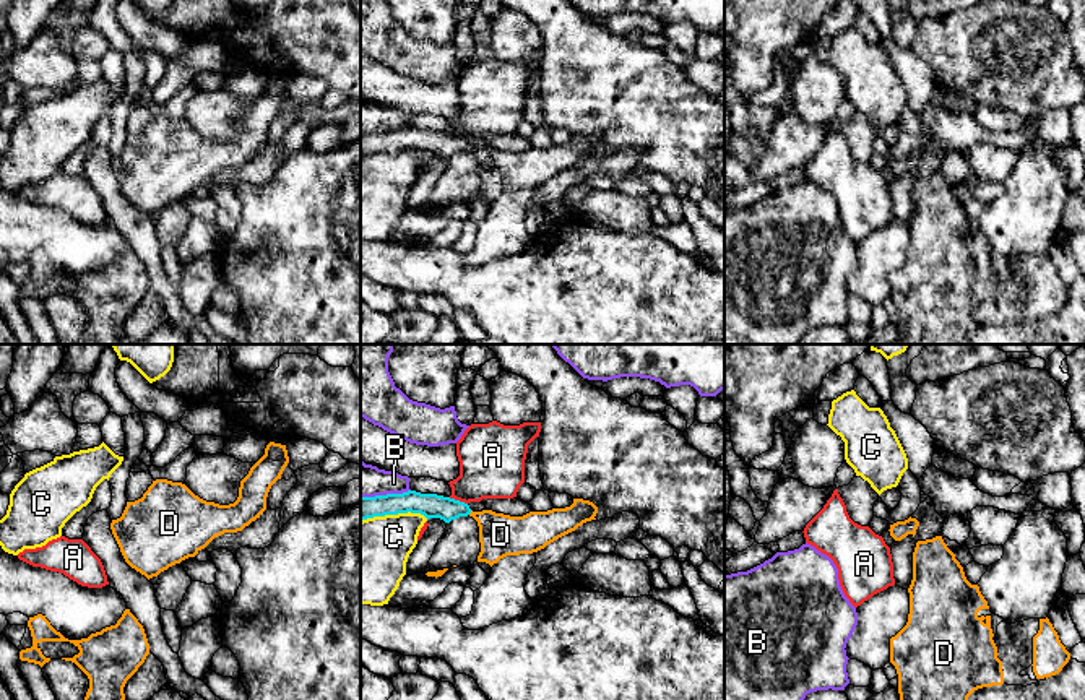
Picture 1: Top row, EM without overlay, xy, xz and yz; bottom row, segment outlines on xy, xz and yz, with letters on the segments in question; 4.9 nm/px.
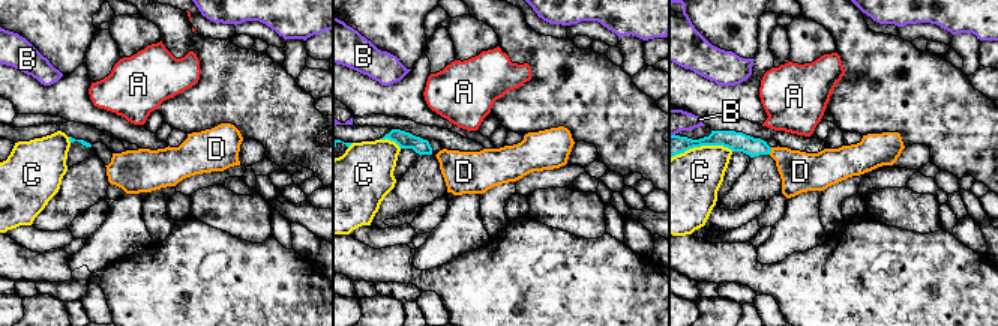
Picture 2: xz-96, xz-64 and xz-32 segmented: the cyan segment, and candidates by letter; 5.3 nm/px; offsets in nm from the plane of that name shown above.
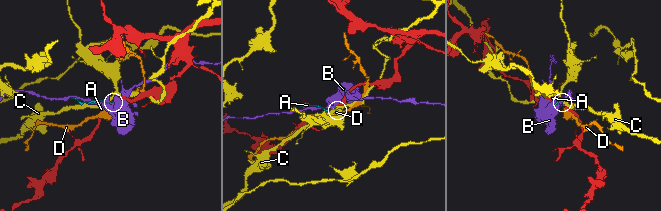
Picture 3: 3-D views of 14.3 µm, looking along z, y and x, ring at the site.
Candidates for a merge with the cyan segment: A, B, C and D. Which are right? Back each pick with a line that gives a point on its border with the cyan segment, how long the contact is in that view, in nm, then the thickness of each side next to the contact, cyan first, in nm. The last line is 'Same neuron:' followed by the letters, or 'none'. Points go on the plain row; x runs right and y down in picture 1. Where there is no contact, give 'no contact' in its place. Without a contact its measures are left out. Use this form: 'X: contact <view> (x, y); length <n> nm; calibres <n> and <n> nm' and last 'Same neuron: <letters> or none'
D: contact xz (470, 148); length 30 nm; calibres 120 and 220 nm
Same neuron: D

